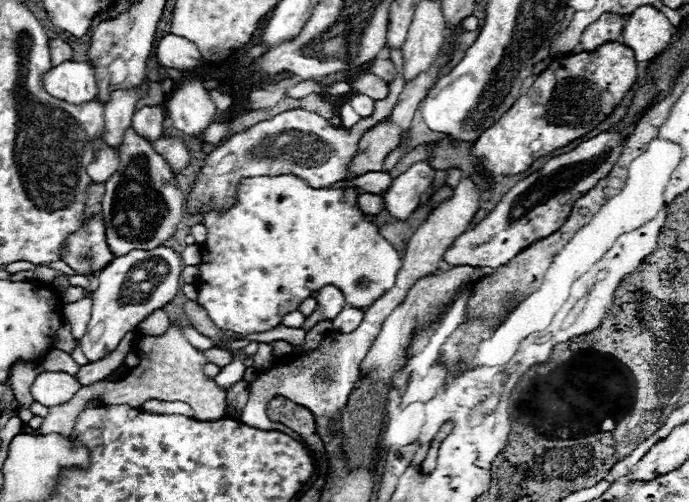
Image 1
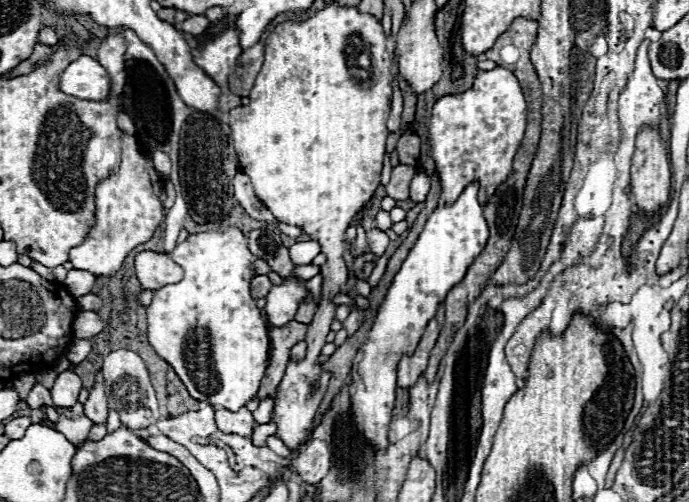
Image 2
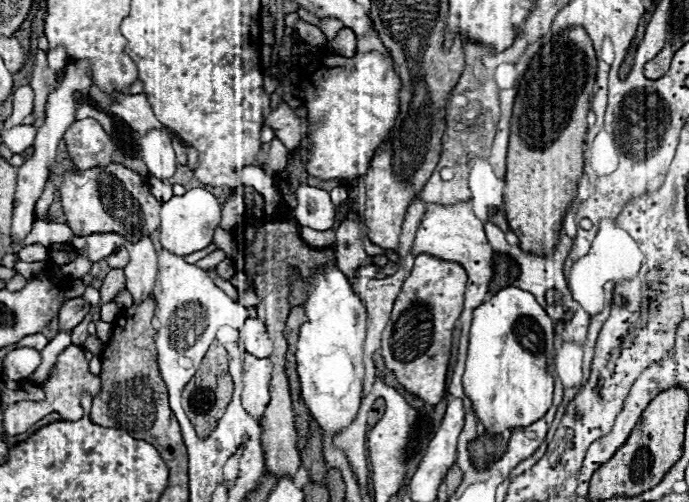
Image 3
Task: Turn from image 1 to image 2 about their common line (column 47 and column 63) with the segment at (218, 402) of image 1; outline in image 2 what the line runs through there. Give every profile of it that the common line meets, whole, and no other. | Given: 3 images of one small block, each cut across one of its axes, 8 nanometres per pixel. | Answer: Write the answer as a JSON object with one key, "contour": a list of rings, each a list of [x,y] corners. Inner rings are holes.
{"contour":[[[84,414],[80,418],[66,418],[66,416],[60,416],[60,420],[56,422],[56,430],[62,432],[72,444],[80,444],[86,440],[88,432],[92,428],[92,420],[88,420]]]}

